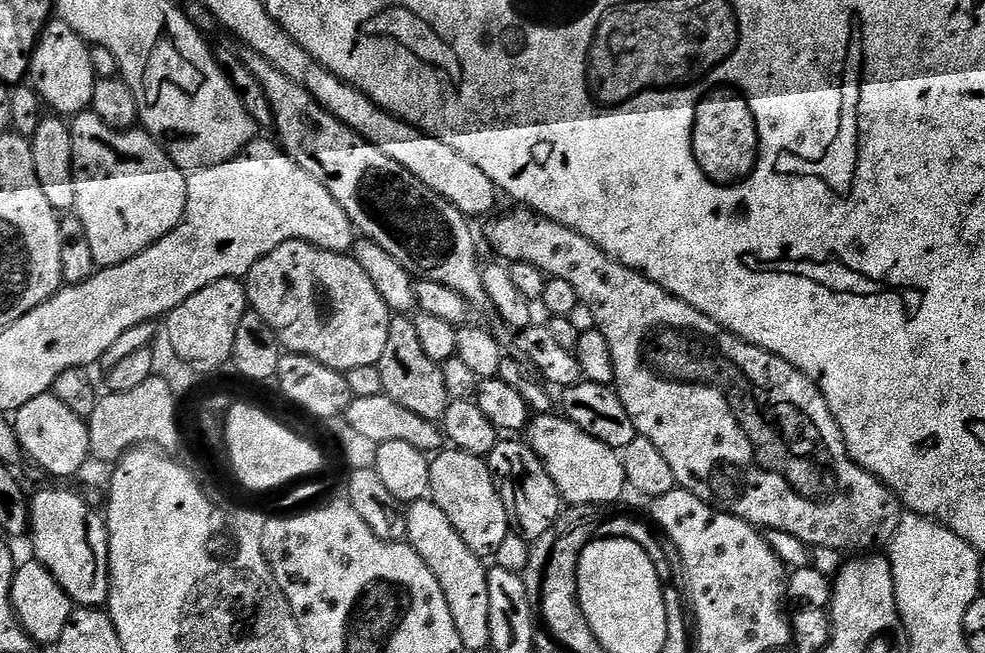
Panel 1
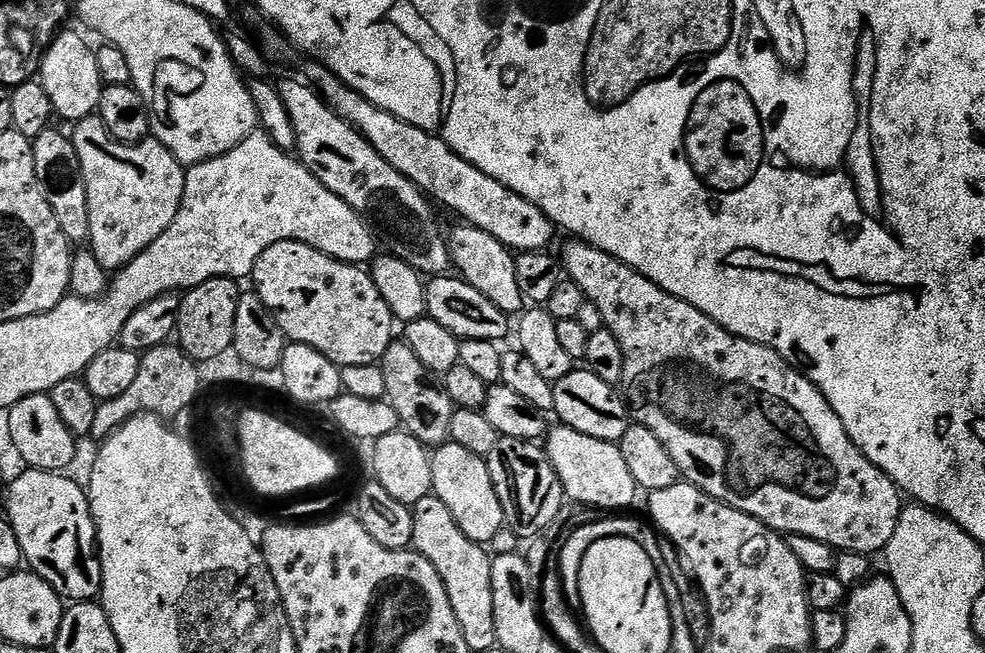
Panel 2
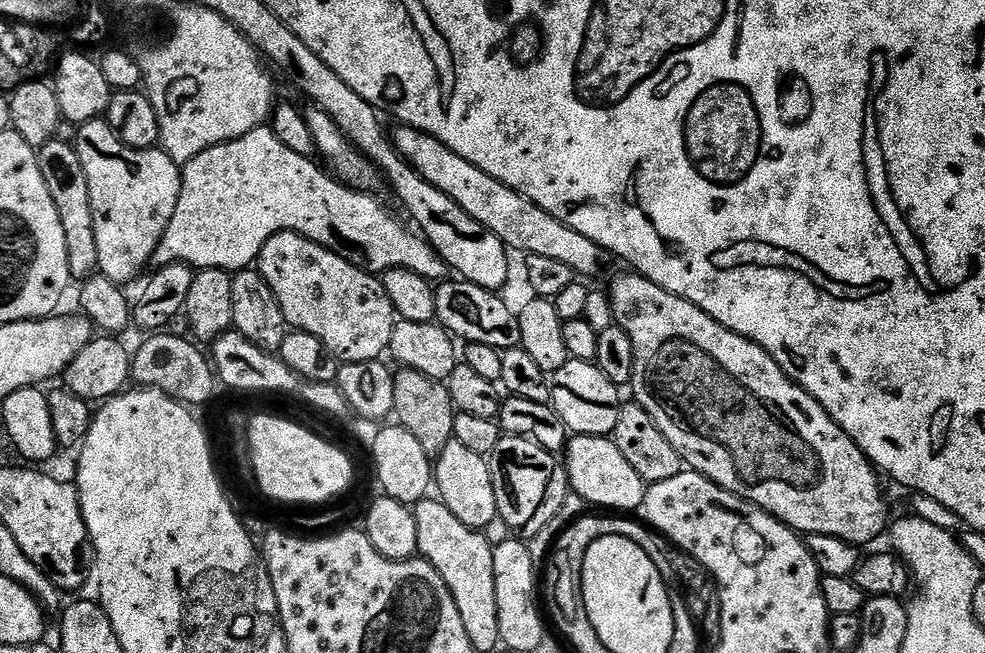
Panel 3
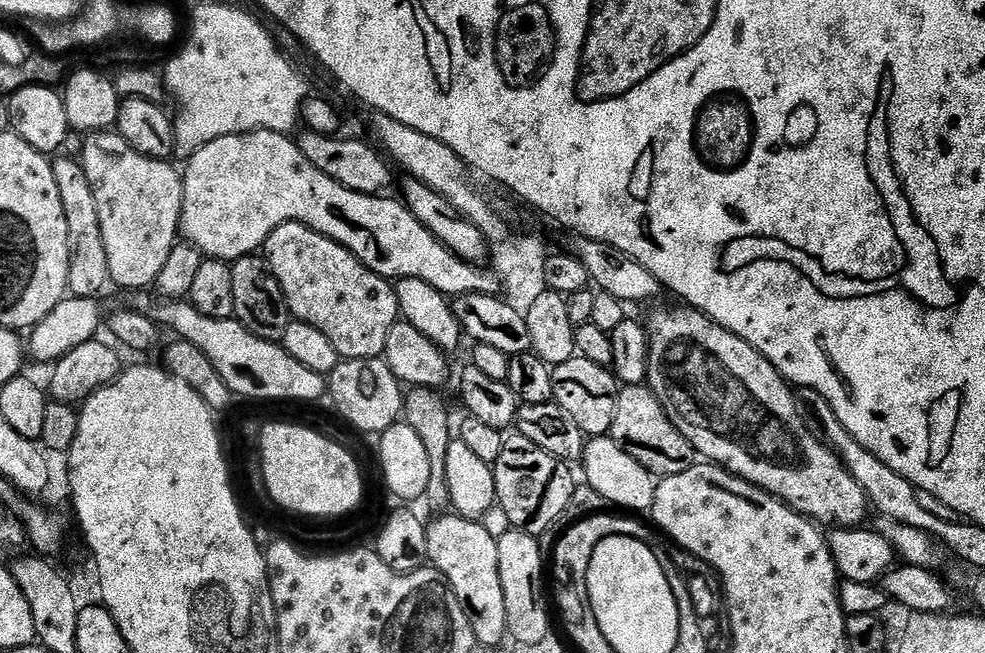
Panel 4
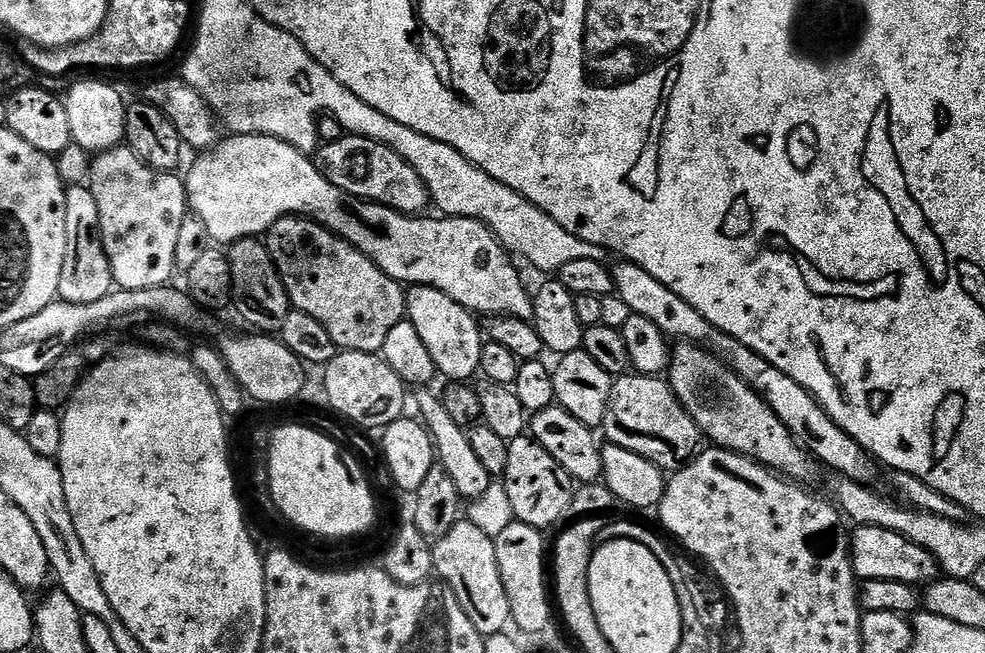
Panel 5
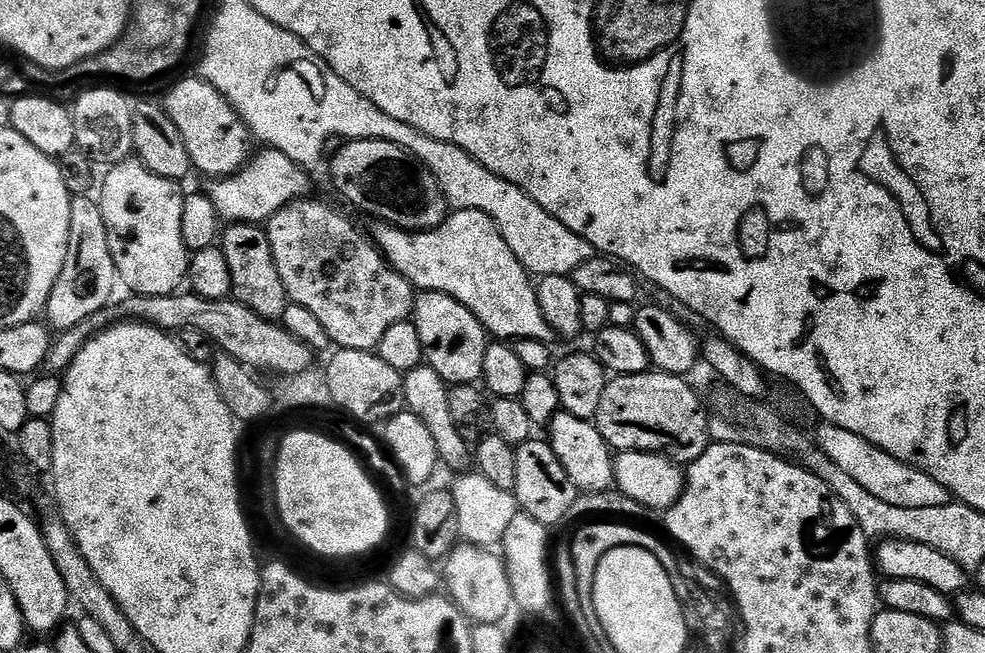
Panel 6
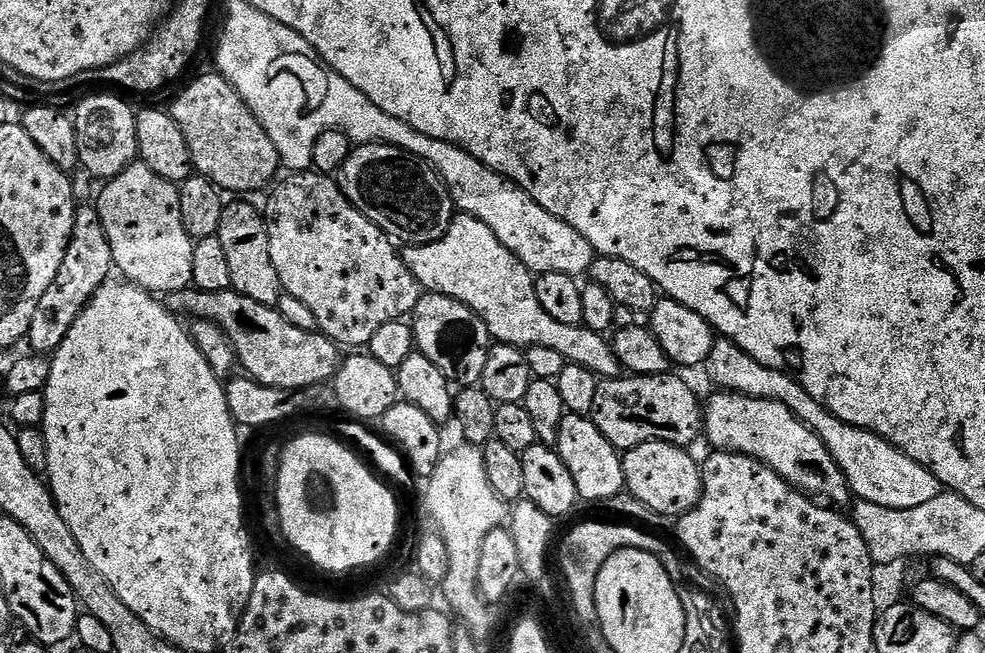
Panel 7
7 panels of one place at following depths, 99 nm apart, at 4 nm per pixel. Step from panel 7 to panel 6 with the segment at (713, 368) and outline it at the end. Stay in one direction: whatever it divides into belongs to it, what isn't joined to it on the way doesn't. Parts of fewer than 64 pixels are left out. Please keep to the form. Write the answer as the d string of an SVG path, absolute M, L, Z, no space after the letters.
M824 422L814 435L814 442L818 448L836 466L843 471L858 486L865 487L874 498L881 499L882 502L889 503L890 506L905 507L906 509L921 509L923 507L935 507L948 505L953 501L953 496L944 486L939 486L934 478L930 478L924 471L916 467L910 467L906 463L899 462L890 454L886 454L880 447L873 443L866 442L864 438L853 434L850 430L836 427L833 424Z

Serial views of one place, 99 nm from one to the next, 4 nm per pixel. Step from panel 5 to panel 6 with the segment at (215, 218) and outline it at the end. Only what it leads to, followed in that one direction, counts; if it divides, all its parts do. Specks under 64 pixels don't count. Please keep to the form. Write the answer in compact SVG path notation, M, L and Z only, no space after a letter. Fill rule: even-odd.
M265 147L260 151L257 151L240 171L232 176L213 179L209 183L212 185L206 188L206 194L214 202L214 210L218 210L221 221L263 225L278 210L282 210L282 206L309 195L309 173L305 169L290 162L290 158L286 158L286 154L278 150ZM471 208L456 210L449 214L437 228L425 232L407 232L404 228L396 228L392 224L376 222L371 225L370 235L379 248L380 253L388 259L388 265L402 278L412 283L413 289L420 292L441 292L466 306L478 322L482 322L489 337L500 342L515 342L518 340L553 339L554 333L542 318L542 310L538 306L538 298L534 287L533 277L514 258L514 250L506 246L506 238L498 230L498 226L486 214Z

